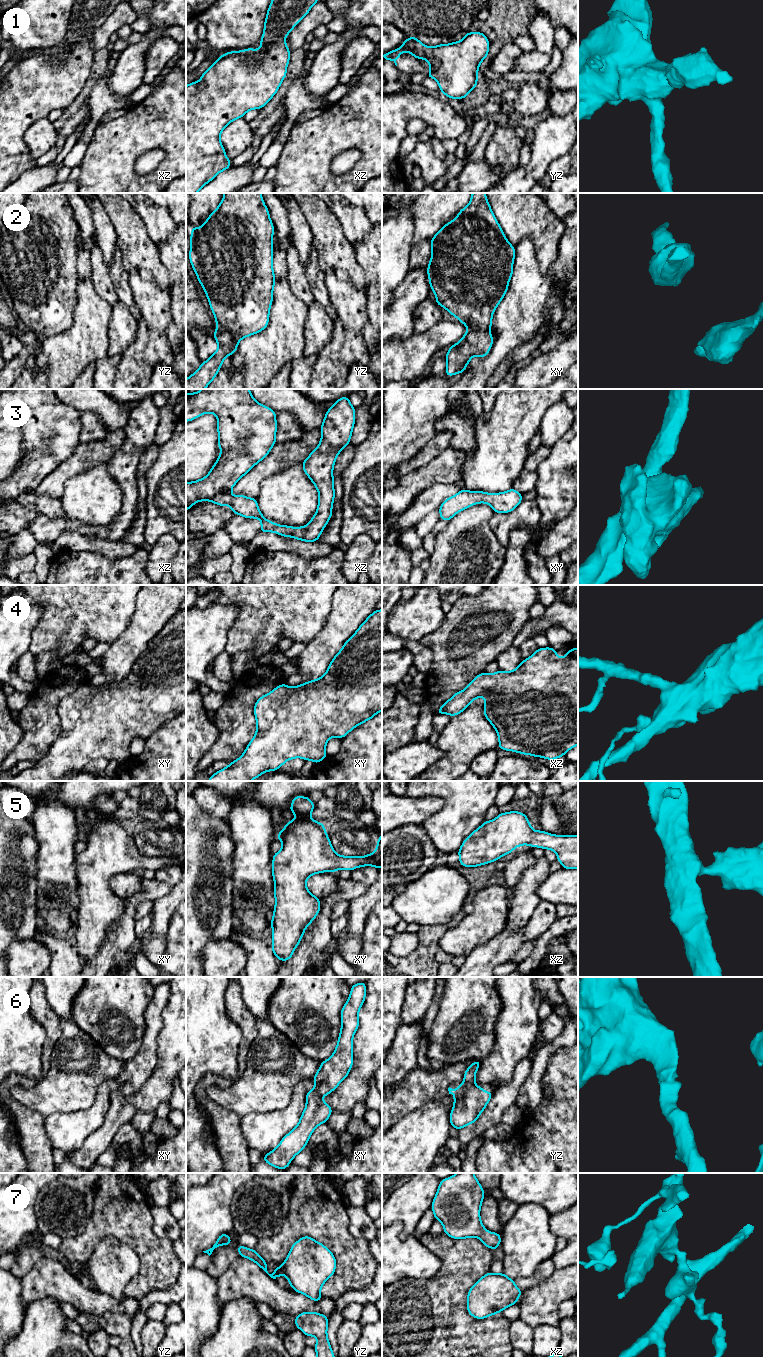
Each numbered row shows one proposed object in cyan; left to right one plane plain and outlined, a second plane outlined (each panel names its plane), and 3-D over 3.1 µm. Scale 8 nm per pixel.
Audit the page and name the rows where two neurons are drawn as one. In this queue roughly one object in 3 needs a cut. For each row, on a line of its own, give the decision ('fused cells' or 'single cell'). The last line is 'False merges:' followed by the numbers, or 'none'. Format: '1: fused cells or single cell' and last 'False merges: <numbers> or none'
1: single cell
2: single cell
3: single cell
4: single cell
5: single cell
6: single cell
7: single cell
False merges: none

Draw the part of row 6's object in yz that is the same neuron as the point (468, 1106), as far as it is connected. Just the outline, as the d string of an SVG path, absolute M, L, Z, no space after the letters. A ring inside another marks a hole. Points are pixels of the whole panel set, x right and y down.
M476 1060L468 1067L463 1083L456 1090L448 1088L449 1094L455 1095L450 1124L458 1131L479 1118L493 1095L493 1092L486 1092L481 1086L476 1086L475 1075L480 1063L480 1060Z

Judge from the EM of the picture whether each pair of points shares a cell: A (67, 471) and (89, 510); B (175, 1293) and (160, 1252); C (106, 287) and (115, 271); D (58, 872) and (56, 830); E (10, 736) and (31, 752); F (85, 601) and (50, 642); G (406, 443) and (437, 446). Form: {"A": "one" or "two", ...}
{"A": "two", "B": "two", "C": "two", "D": "one", "E": "two", "F": "one", "G": "two"}

